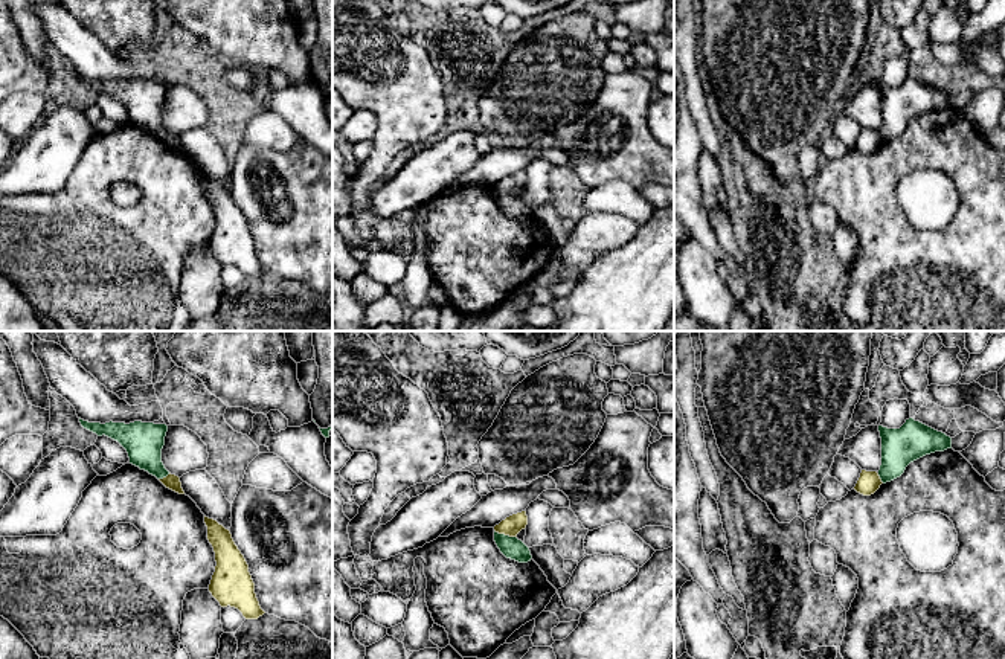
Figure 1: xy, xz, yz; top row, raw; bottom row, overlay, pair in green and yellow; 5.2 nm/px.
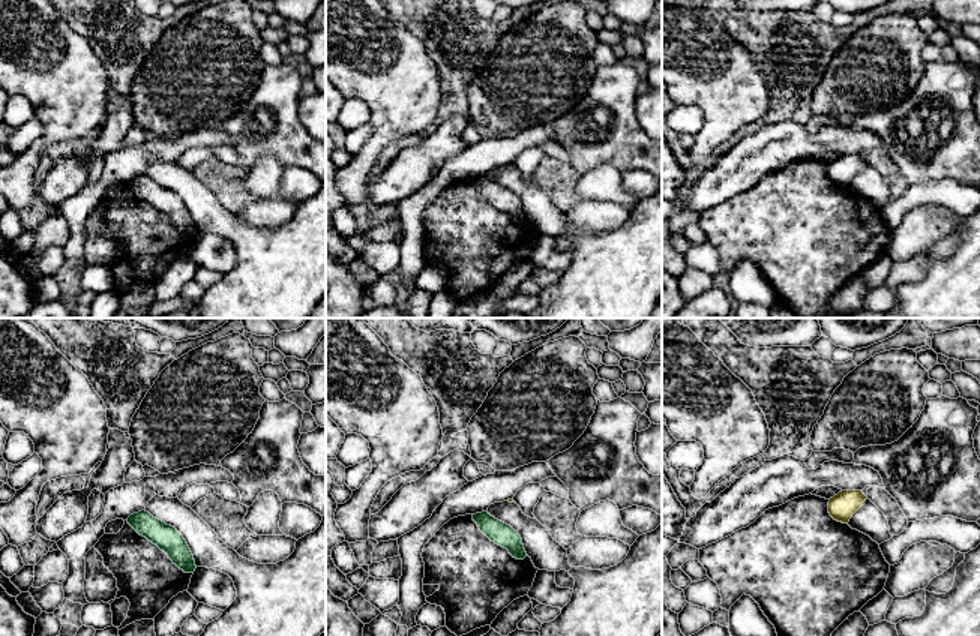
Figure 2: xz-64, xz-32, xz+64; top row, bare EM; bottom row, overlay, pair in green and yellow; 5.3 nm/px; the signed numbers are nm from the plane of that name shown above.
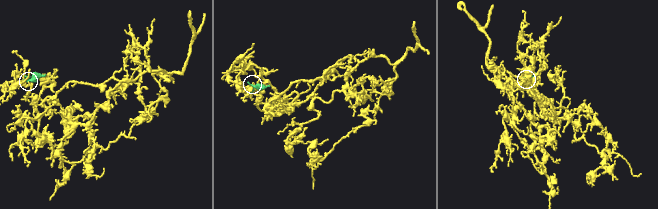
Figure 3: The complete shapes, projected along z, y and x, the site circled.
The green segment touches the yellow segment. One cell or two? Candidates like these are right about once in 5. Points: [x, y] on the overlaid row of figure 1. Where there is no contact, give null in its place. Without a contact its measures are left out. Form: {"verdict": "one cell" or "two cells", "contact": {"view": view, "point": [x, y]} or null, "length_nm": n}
{"verdict": "two cells", "contact": {"view": "xz", "point": [504, 534]}, "length_nm": 130}

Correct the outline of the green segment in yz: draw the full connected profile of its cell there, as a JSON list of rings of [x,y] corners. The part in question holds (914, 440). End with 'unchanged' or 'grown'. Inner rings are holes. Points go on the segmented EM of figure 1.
[[[913,418],[900,429],[878,426],[881,438],[881,465],[878,476],[883,484],[900,477],[906,467],[935,452],[952,448],[952,438]]]; unchanged

